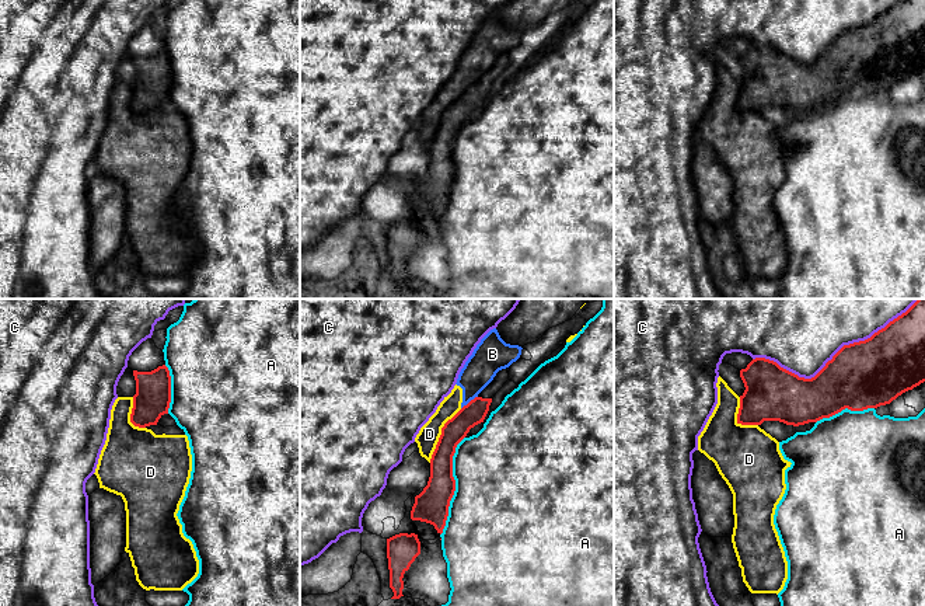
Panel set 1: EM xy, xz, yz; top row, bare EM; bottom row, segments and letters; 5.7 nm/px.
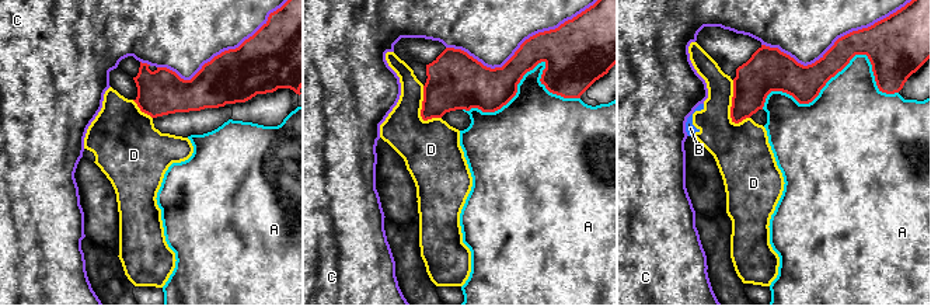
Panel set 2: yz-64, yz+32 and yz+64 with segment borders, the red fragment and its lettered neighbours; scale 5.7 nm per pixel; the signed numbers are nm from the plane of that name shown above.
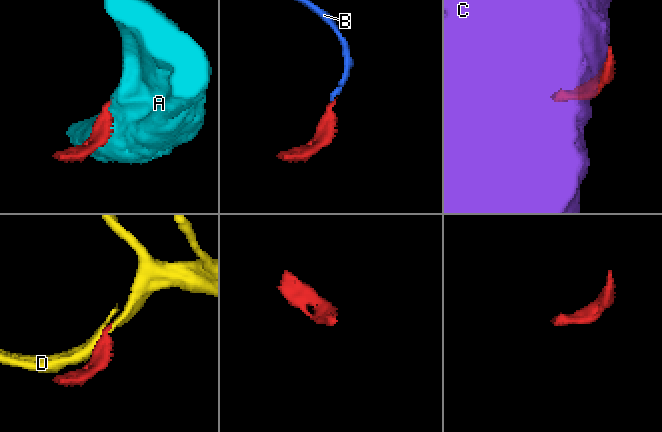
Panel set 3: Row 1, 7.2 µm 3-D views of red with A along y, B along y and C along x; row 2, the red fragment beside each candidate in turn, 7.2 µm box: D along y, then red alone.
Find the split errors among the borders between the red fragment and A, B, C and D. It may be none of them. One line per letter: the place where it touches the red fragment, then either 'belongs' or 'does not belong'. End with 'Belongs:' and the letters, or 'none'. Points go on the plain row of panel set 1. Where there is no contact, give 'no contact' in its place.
A: xz (454, 171) | does not belong
B: xz (470, 87) | does not belong
C: yz (827, 48) | does not belong
D: xz (440, 121) | does not belong
Belongs: none

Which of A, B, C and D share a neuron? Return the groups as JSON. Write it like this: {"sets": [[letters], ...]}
{"sets": [["A"], ["B", "D"], ["C"]]}

